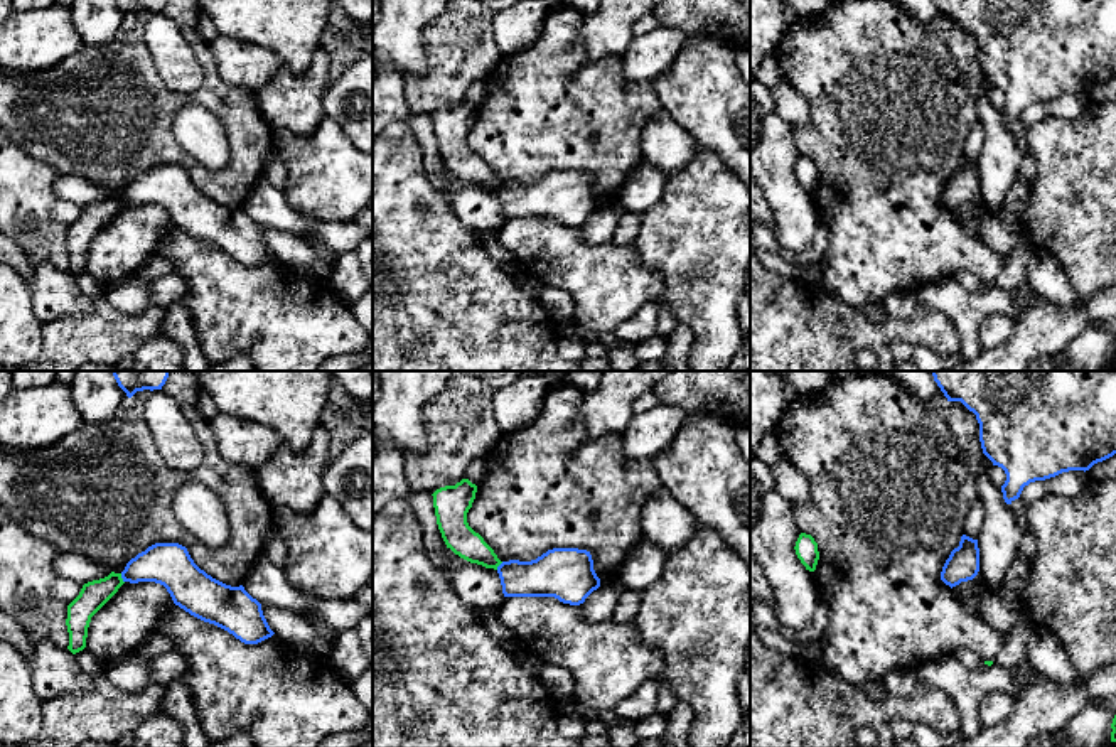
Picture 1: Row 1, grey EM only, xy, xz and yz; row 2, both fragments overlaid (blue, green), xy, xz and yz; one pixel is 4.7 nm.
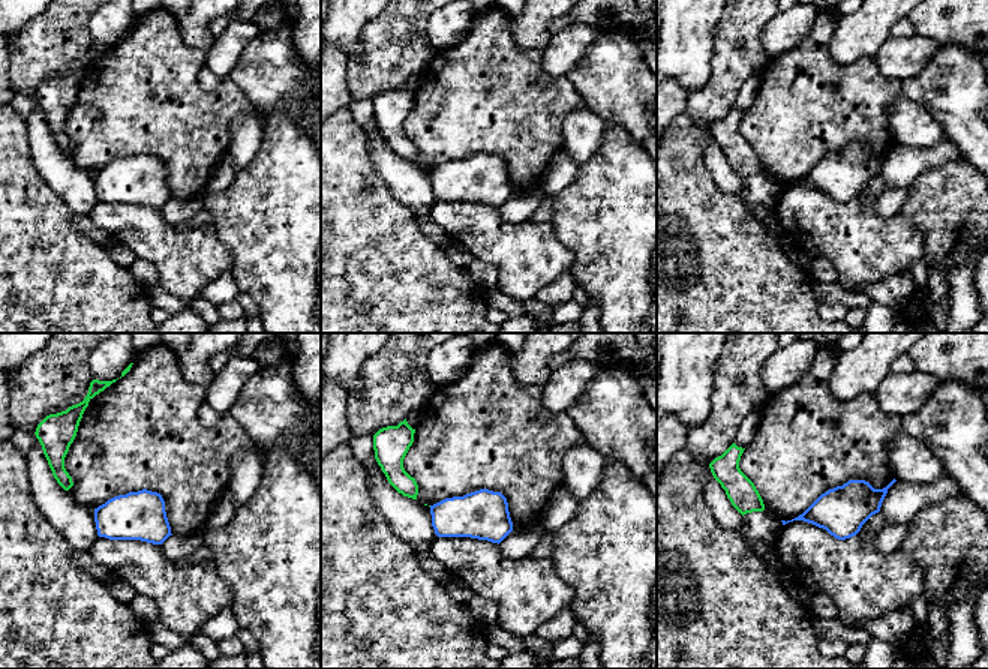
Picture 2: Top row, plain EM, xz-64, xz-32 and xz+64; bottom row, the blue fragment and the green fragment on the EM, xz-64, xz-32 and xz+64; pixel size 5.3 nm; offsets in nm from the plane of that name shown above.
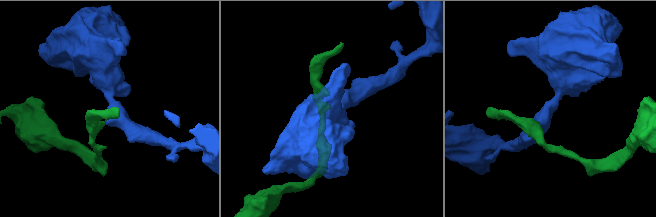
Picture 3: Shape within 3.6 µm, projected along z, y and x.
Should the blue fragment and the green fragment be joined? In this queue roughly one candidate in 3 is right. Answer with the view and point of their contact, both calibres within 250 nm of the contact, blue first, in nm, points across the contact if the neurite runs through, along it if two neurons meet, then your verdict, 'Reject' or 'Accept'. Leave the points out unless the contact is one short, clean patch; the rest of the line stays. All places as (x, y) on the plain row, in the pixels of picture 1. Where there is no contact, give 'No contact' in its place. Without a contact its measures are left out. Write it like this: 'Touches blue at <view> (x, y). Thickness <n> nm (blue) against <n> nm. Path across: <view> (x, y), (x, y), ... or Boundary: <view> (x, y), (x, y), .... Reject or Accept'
Touches blue at xy (122, 199). Thickness 200 nm (blue) against 140 nm. Boundary: xy (120, 196), (123, 204). Reject

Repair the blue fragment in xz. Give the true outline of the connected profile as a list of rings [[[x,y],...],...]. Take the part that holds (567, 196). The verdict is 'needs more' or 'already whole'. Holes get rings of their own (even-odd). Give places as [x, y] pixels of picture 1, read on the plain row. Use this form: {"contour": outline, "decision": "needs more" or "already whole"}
{"contour": [[[553,170],[531,184],[502,184],[497,196],[504,219],[555,219],[580,228],[600,209],[590,174],[578,170]]], "decision": "already whole"}

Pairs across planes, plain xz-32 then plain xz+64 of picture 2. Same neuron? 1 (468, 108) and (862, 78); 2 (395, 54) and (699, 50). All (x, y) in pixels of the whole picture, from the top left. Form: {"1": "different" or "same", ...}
{"1": "same", "2": "different"}

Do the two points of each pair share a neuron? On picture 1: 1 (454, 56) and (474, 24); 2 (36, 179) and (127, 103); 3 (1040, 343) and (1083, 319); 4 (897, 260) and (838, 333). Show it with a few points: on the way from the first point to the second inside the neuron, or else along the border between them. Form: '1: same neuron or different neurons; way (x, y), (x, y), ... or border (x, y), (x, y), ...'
1: same neuron; way (461, 48), (461, 37), (466, 32)
2: different neurons; border (17, 145), (46, 162), (59, 176)
3: same neuron; way (1051, 333), (1057, 326), (1073, 321)
4: different neurons; border (823, 289), (860, 309)

